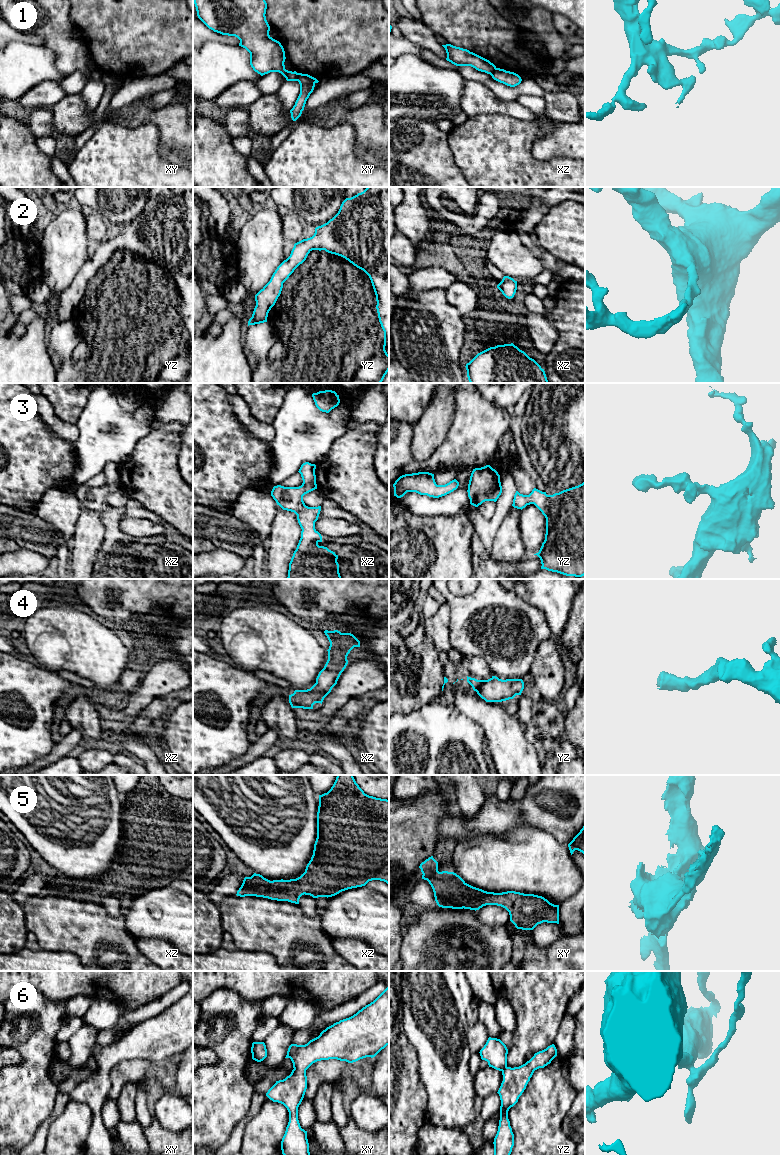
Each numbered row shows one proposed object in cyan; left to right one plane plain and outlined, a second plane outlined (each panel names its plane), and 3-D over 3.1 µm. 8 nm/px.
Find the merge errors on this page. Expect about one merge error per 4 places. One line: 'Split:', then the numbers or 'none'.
Split: 1

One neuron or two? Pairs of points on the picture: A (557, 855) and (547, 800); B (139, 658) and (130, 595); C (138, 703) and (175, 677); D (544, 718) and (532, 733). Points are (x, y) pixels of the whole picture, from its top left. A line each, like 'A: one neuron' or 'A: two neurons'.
A: two neurons
B: one neuron
C: one neuron
D: one neuron

